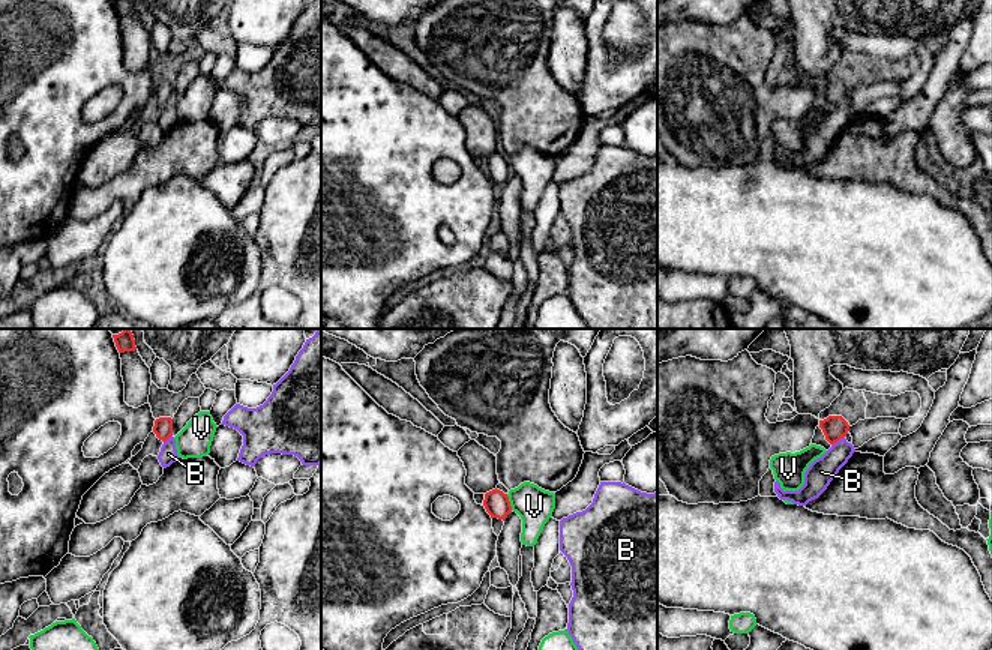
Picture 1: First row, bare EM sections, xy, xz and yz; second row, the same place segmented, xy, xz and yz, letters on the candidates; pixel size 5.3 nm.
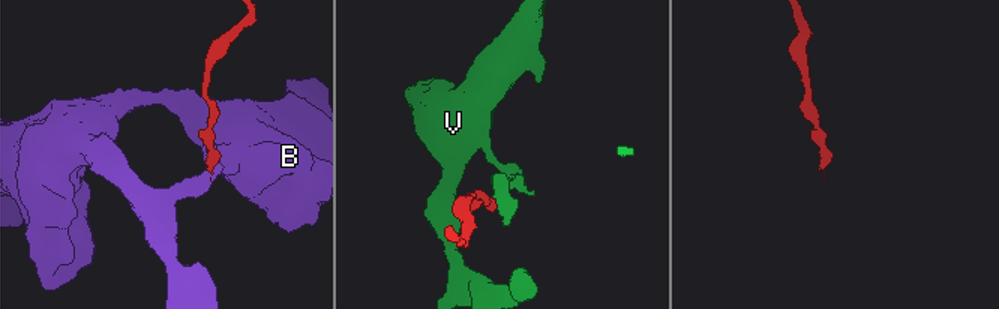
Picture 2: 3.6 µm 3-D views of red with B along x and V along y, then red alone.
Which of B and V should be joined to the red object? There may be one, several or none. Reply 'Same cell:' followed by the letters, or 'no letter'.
Same cell: no letter

